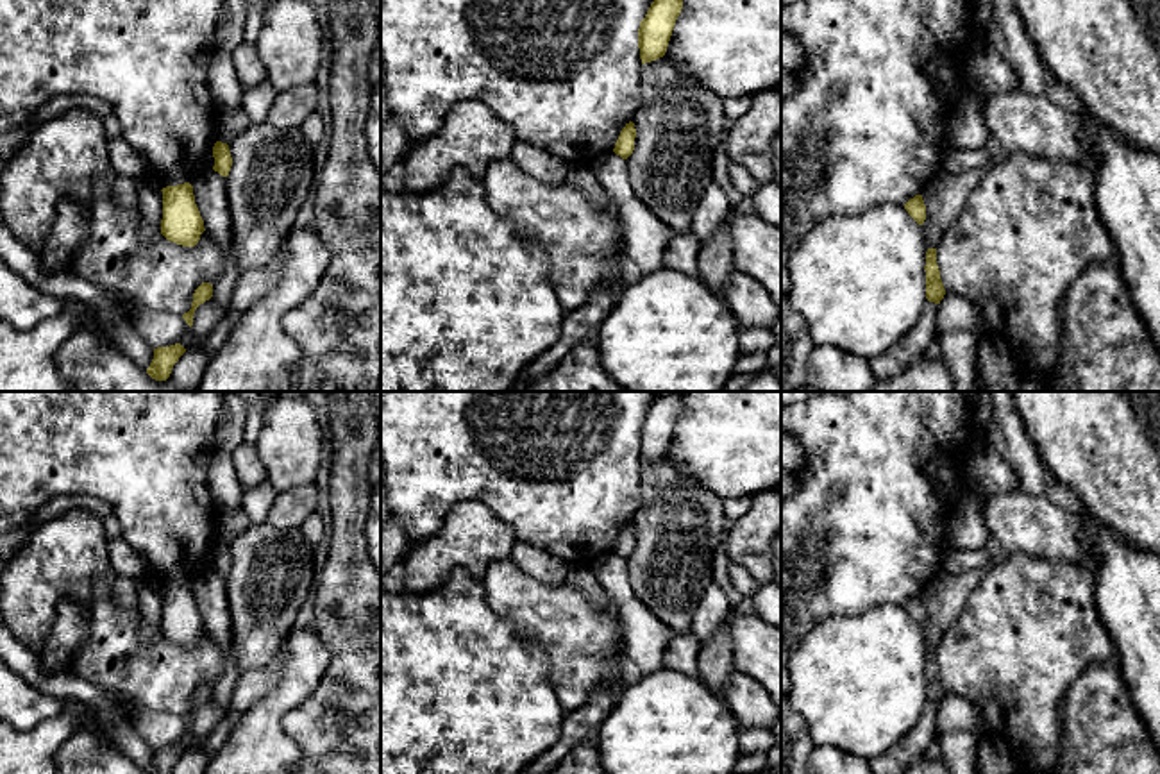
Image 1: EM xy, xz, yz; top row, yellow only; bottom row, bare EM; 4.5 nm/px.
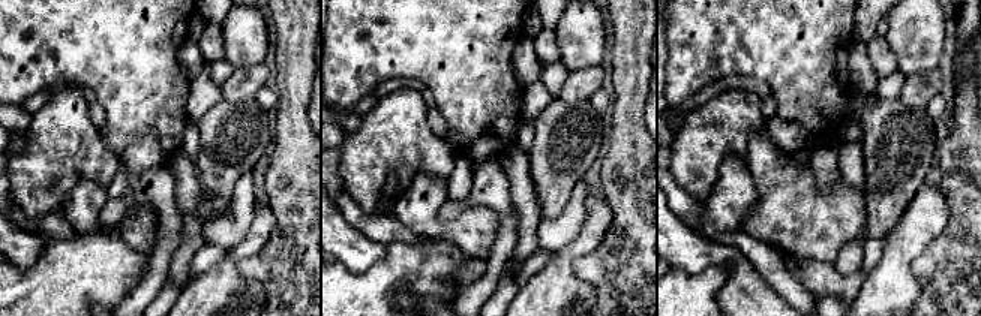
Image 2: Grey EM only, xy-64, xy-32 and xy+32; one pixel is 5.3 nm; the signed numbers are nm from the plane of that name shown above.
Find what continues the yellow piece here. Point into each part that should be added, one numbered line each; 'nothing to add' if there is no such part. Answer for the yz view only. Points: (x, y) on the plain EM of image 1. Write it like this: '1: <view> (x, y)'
nothing to add

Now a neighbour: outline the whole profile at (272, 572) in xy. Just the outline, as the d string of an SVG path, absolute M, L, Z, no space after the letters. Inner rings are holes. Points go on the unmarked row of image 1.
M268 522L250 524L229 543L232 567L225 581L240 676L265 667L297 626L297 613L313 592L318 576L313 547L300 529L277 531Z

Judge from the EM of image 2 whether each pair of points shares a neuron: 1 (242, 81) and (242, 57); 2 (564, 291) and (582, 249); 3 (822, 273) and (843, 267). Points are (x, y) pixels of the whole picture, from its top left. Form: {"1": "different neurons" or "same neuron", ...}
{"1": "different neurons", "2": "same neuron", "3": "different neurons"}

